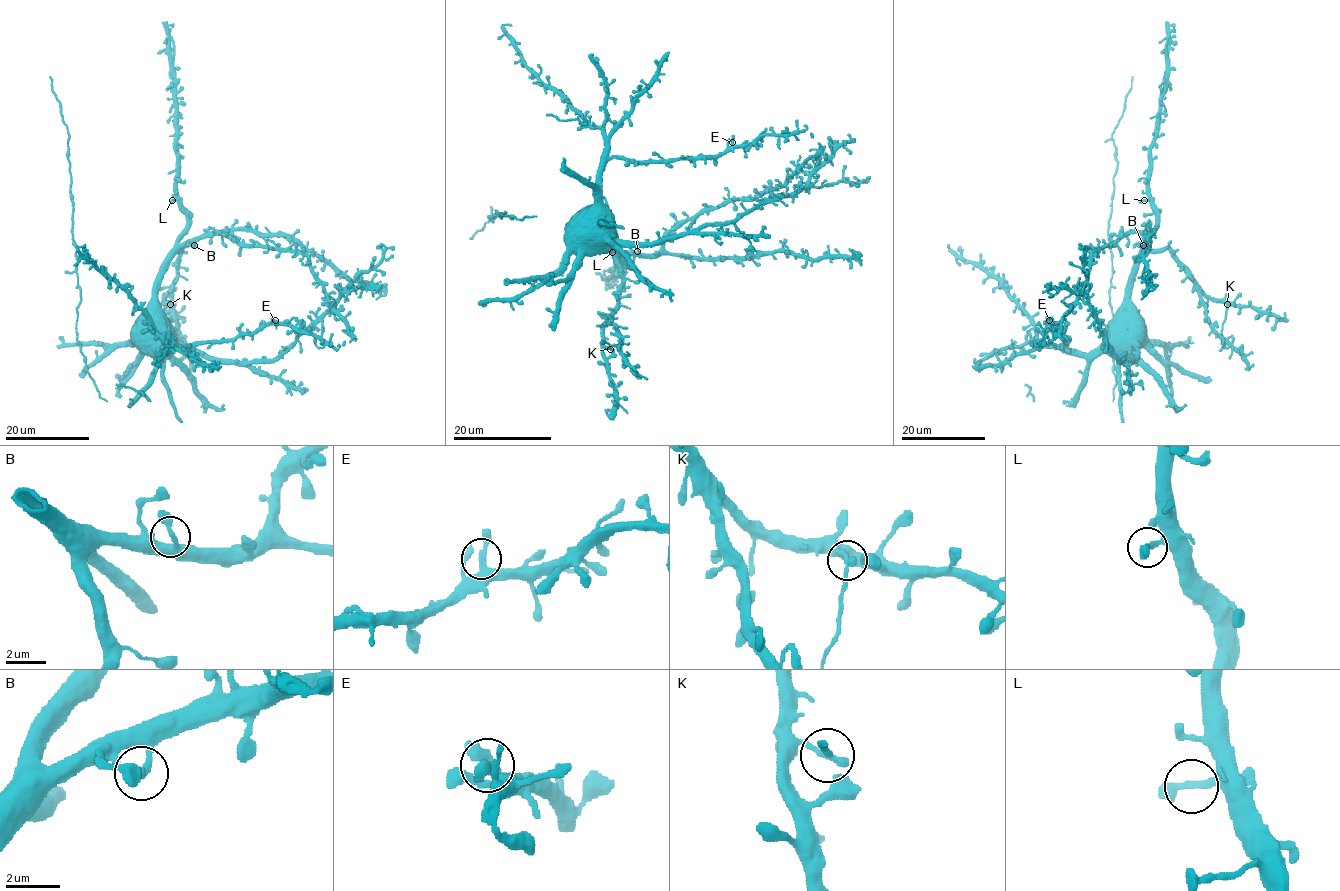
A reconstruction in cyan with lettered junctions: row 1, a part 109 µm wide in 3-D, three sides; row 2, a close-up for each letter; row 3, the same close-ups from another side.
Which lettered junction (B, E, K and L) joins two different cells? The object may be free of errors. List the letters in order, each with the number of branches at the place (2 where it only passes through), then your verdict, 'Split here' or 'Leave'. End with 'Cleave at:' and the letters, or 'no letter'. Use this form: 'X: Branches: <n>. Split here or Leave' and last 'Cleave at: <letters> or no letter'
B: Branches: 2. Leave
E: Branches: 2. Leave
K: Branches: 2. Split here
L: Branches: 2. Leave
Cleave at: K

